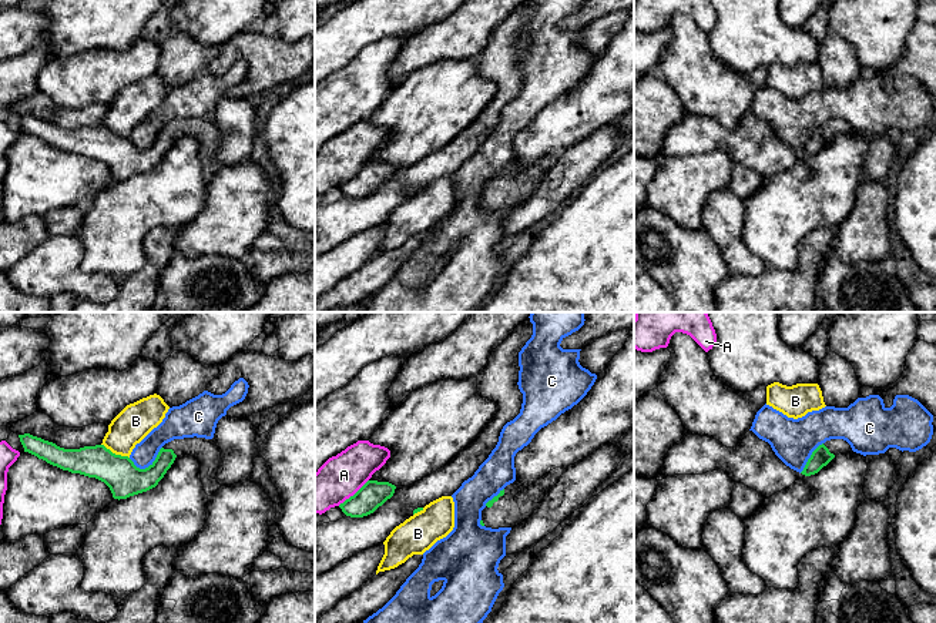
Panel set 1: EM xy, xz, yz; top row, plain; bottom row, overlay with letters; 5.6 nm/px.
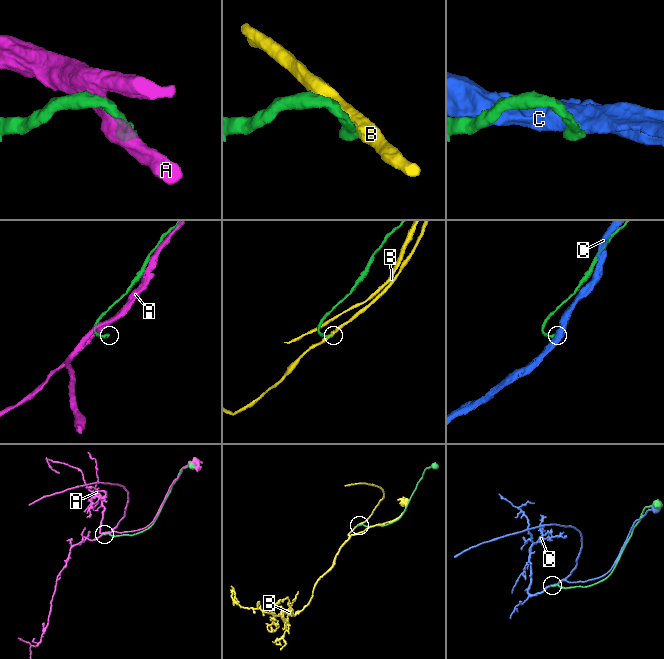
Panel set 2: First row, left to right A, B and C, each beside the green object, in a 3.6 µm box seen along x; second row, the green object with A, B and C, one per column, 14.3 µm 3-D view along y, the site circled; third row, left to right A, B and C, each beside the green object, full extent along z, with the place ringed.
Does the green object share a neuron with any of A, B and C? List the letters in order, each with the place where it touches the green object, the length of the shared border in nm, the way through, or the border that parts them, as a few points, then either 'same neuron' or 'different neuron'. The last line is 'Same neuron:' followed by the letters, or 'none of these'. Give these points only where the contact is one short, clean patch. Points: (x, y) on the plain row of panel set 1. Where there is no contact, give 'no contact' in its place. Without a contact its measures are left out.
A: xz (354, 176) | 220 nm | different neuron
B: xy (114, 134) | 180 nm | along xy (101, 124), (113, 133), (128, 138) | different neuron
C: xy (148, 147) | 200 nm | different neuron
Same neuron: none of these

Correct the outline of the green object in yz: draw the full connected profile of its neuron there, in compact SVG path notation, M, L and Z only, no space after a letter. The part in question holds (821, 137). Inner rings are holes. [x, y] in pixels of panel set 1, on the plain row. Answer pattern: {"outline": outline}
{"outline": "M831 120L819 125L808 140L804 151L805 157L818 154L823 147L826 147L836 135L852 133L851 125L843 120Z"}

